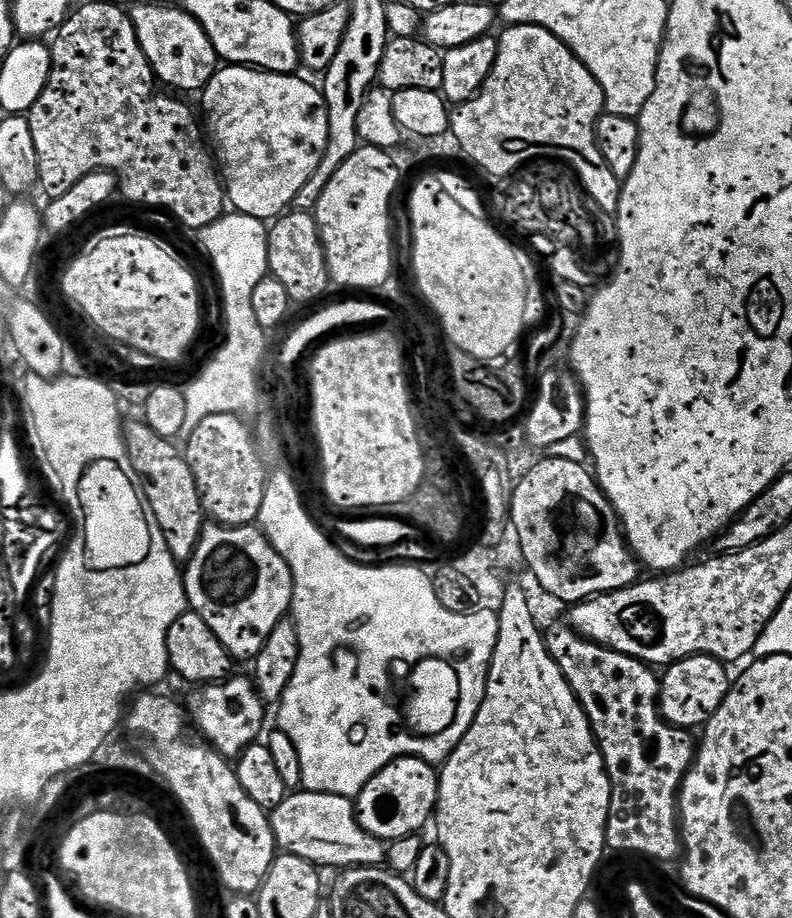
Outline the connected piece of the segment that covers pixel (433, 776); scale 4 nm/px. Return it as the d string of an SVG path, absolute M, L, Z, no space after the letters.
M400 756L389 762L382 770L378 770L378 774L370 778L370 782L366 782L366 786L354 800L356 815L360 818L361 826L380 840L385 842L401 840L407 836L423 833L422 830L427 824L429 827L436 810L436 799L439 793L440 777L433 765L417 756Z

